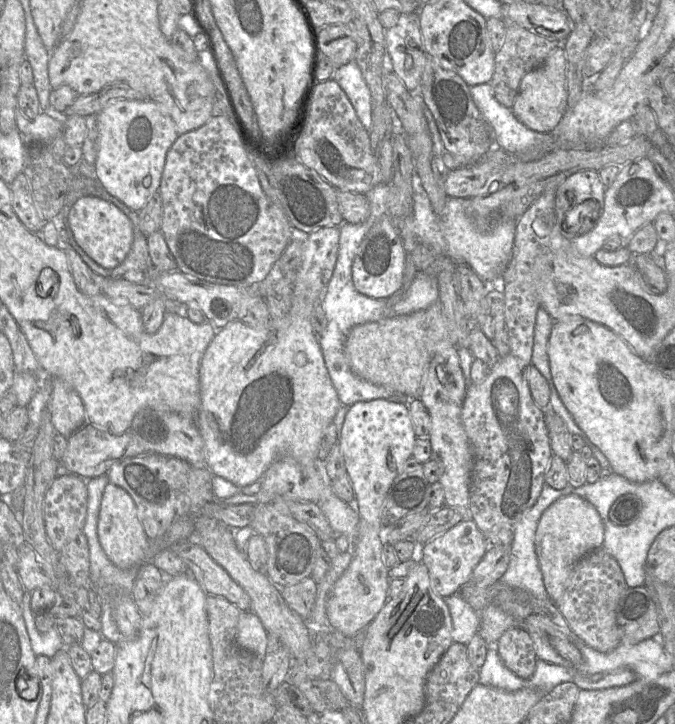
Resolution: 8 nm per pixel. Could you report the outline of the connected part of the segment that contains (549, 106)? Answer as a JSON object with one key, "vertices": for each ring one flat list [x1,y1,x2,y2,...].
{"vertices":[[558,44,540,66,521,79,511,110,527,128,540,133,549,133,559,123,566,109,565,52,562,44]]}

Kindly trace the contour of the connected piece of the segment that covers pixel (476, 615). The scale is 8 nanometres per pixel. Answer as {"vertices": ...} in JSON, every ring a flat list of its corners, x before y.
{"vertices":[[460,594,443,599,445,599,452,619,453,642,468,645,473,636,479,632,480,613,474,610]]}

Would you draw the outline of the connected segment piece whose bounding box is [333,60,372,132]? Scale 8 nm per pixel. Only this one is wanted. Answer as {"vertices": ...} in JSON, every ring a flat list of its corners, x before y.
{"vertices":[[355,60,337,68,333,79,348,97,359,121,369,132,371,128,371,95,362,76,361,70]]}

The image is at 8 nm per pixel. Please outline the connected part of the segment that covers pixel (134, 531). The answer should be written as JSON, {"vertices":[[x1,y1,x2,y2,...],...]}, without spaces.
{"vertices":[[110,482,104,489,100,503,97,535,106,556,117,568,127,570,147,562,149,540,138,519,136,505,123,488]]}

